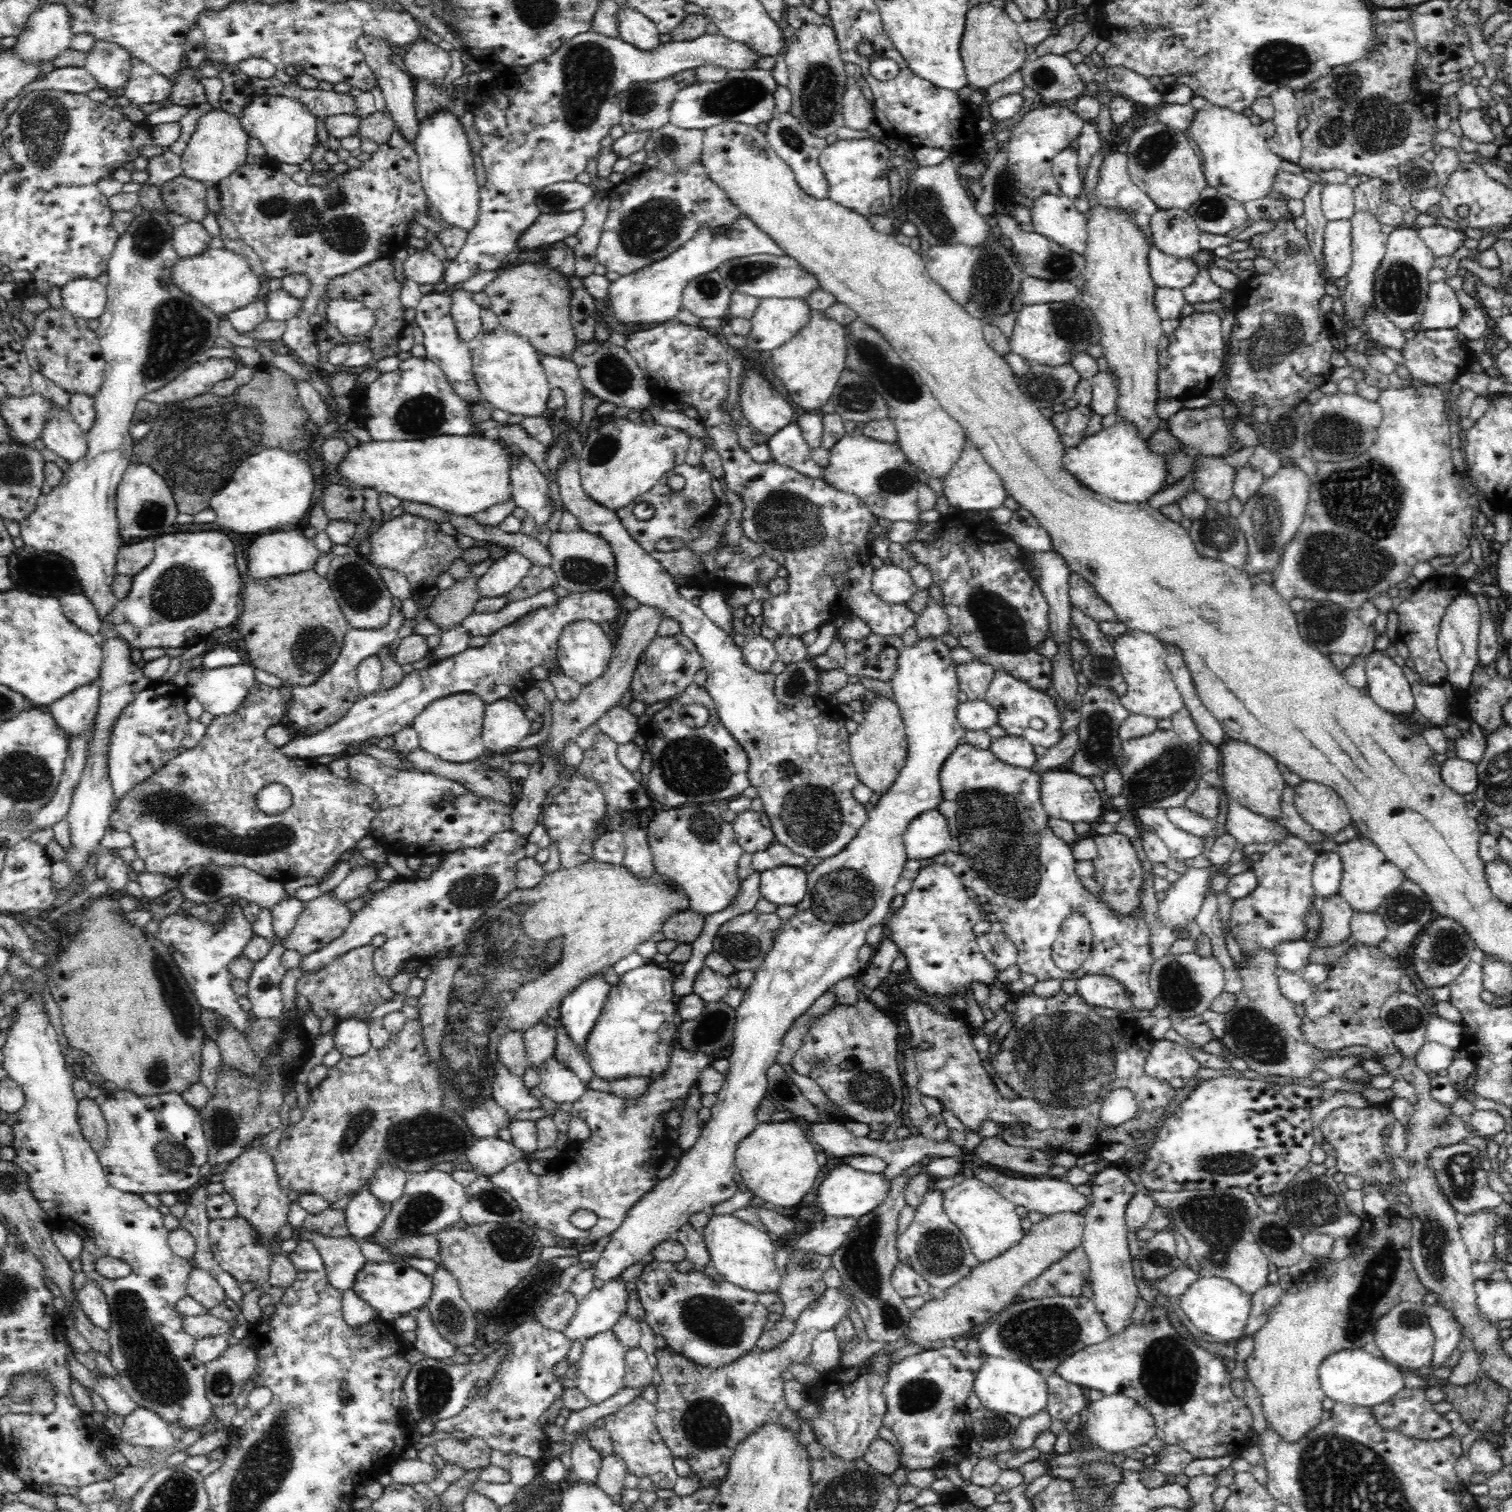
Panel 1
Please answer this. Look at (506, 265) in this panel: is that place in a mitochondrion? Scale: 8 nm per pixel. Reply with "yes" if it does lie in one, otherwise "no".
no

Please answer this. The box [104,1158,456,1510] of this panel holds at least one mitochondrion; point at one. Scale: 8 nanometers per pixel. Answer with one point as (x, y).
(152, 1369)

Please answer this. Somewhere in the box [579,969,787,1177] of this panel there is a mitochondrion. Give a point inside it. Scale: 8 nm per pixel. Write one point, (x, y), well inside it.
(713, 1022)

